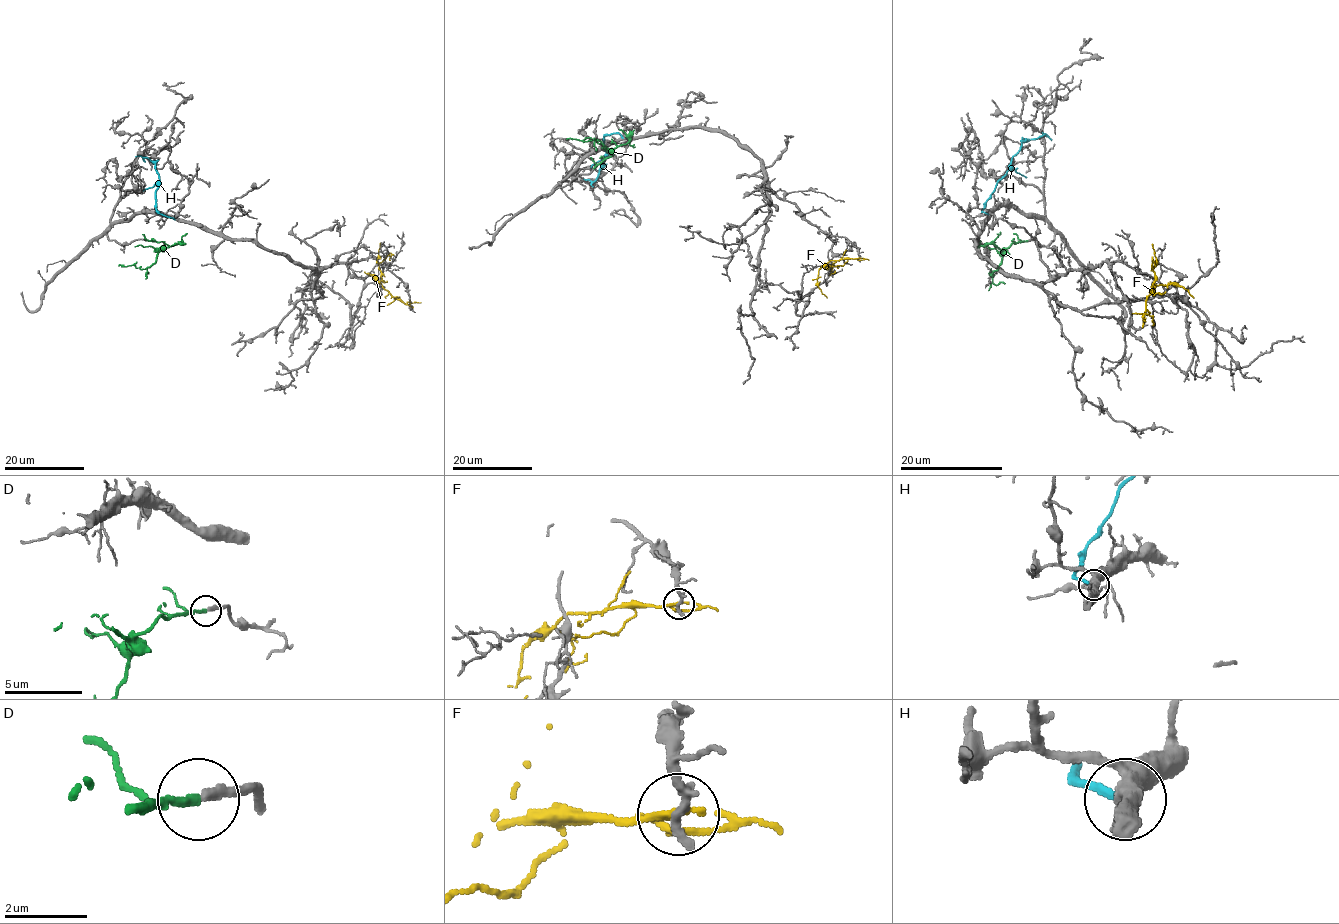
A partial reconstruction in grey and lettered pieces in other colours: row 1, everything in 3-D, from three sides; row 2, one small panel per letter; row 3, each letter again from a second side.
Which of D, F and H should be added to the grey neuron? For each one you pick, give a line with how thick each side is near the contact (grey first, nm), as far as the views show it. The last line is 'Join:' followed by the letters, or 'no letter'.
D: Thickness 200 nm (grey) against 150 nm
Join: D

